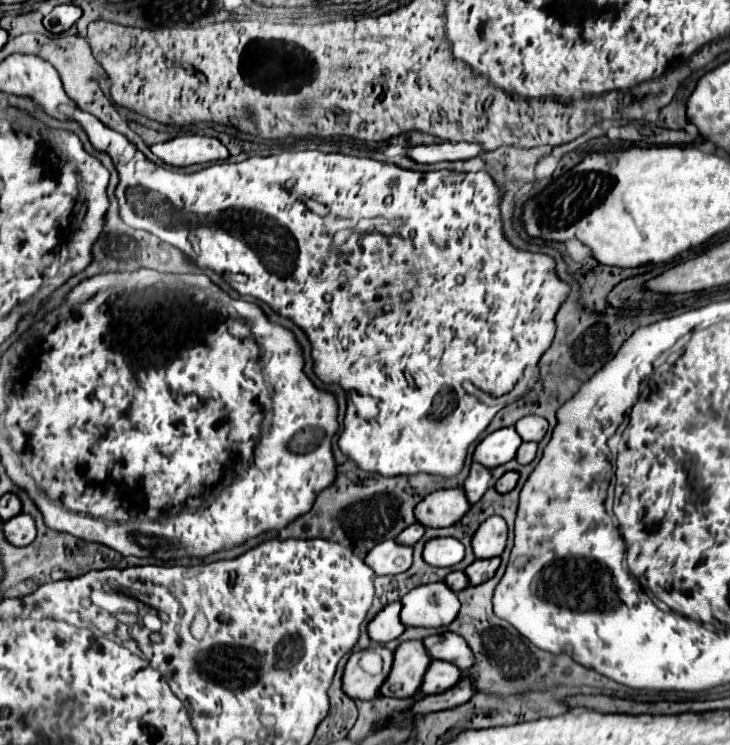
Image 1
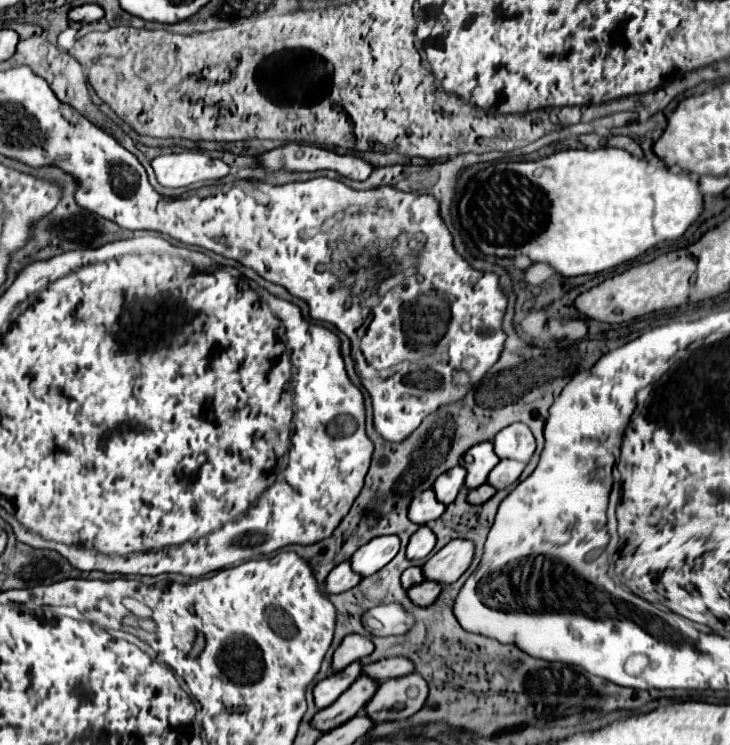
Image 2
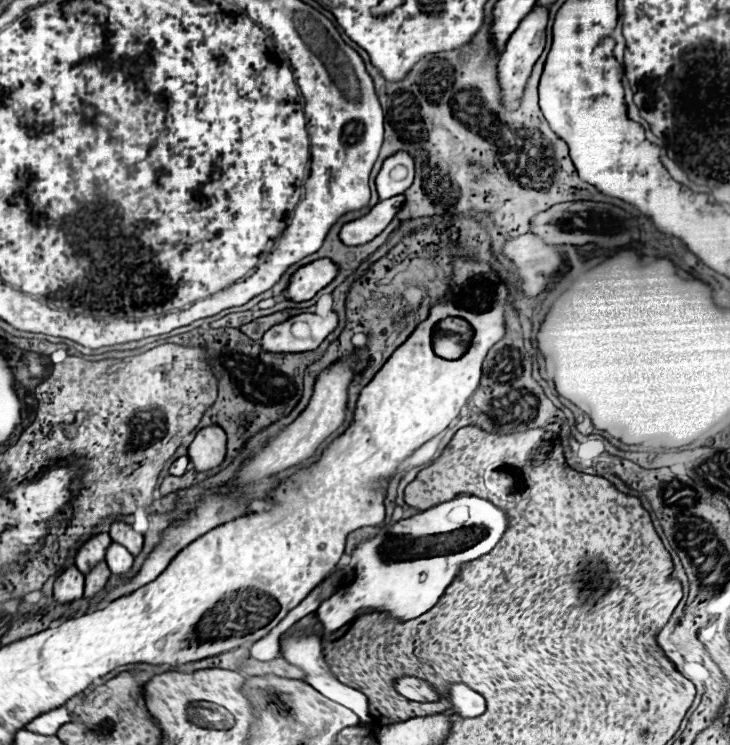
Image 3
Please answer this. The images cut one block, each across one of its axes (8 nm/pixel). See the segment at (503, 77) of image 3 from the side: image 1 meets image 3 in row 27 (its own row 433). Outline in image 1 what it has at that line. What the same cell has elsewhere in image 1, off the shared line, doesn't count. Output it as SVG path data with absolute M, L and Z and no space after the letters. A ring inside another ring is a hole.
M526 416L516 422L516 432L524 442L540 442L548 432L548 420L544 420L542 416Z

